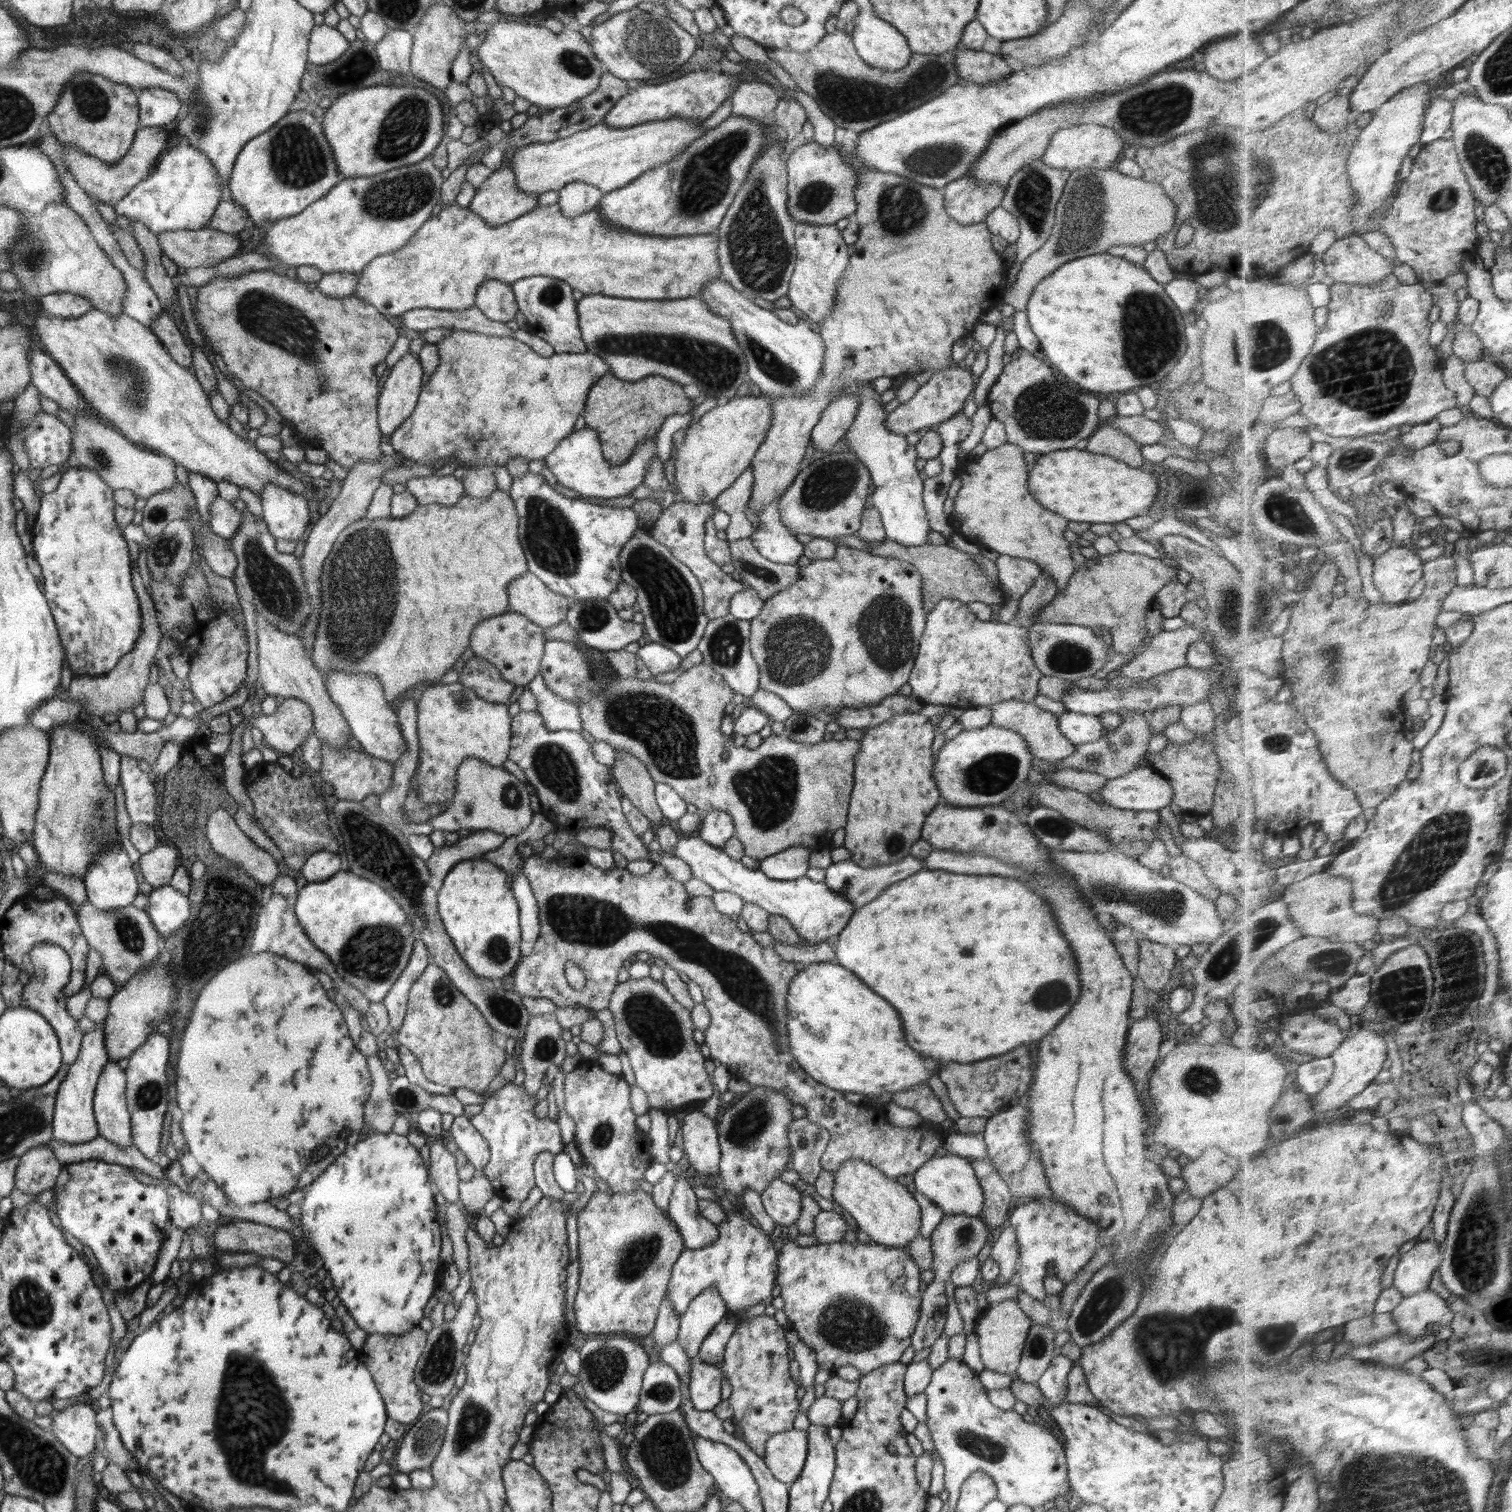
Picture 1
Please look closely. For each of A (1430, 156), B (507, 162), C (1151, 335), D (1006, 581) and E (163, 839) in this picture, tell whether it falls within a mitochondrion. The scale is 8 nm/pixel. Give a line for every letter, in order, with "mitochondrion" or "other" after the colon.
A: other
B: other
C: mitochondrion
D: other
E: other

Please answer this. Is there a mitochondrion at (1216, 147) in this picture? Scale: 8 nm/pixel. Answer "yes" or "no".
yes

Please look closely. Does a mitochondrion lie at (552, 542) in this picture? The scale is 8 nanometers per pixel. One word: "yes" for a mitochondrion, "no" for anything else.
yes

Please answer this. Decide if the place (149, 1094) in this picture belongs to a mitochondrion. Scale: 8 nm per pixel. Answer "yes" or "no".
yes

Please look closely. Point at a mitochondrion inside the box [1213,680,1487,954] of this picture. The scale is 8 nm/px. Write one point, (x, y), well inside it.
(1440, 844)

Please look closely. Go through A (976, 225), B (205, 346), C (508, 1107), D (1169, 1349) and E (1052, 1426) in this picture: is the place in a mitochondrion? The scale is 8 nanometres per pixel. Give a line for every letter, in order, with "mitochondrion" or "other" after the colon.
A: other
B: other
C: other
D: mitochondrion
E: other

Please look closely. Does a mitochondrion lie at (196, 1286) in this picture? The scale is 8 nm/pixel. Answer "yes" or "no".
no

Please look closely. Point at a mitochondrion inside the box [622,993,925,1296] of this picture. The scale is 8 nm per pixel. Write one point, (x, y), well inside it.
(749, 1124)

